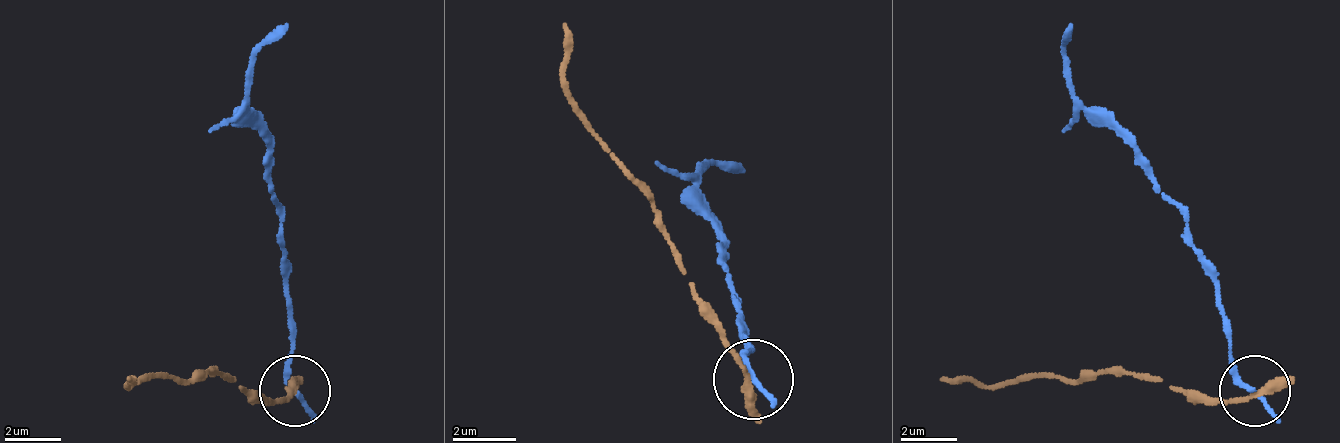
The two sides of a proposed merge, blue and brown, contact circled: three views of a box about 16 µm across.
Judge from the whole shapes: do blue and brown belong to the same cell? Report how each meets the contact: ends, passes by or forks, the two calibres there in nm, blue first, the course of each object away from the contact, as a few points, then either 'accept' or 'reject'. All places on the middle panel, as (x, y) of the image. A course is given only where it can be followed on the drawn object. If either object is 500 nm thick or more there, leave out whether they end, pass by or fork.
blue passes by | brown passes by | 170/240 nm | blue via (755, 377), (739, 305), (699, 177), (715, 161), (747, 169) | brown via (747, 377), (707, 305), (683, 273), (651, 193), (571, 97), (563, 25) | reject

